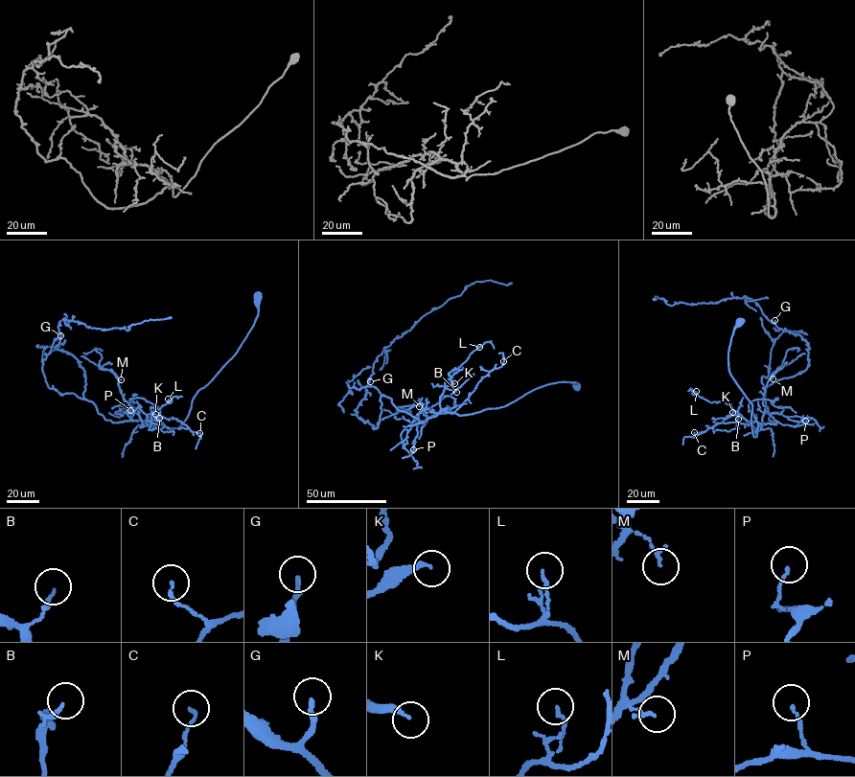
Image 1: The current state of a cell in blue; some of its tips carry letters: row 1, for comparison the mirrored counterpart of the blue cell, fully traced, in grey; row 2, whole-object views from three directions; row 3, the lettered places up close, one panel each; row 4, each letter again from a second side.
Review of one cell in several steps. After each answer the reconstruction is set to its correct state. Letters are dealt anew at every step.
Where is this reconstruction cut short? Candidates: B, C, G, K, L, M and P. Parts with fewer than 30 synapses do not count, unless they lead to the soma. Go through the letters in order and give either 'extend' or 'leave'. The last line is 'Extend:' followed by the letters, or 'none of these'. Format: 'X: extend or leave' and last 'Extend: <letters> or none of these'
B: leave
C: leave
G: leave
K: extend
L: leave
M: leave
P: leave
Extend: K

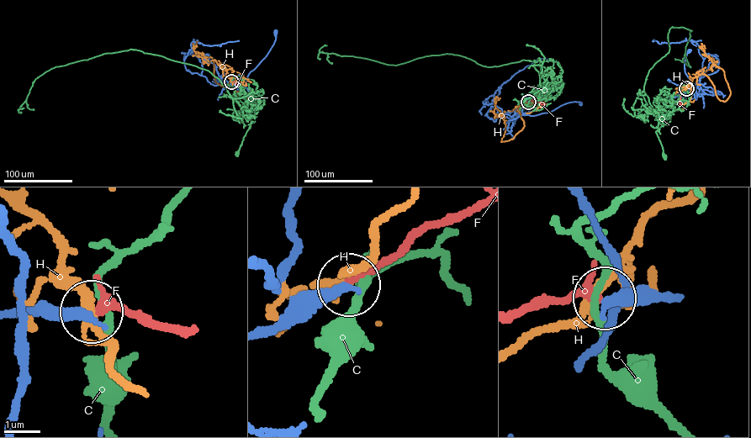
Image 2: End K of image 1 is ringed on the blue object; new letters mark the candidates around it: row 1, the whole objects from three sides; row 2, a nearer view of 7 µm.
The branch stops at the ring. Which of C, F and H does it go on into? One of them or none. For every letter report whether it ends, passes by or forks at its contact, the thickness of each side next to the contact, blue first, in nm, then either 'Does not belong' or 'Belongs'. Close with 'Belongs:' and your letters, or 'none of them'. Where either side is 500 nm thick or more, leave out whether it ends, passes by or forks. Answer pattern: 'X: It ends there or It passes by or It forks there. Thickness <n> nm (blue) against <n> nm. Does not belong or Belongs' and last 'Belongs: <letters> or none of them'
C: It passes by. Thickness 200 nm (blue) against 180 nm. Does not belong
F: It passes by. Thickness 340 nm (blue) against 190 nm. Belongs
H: It passes by. Thickness 320 nm (blue) against 280 nm. Does not belong
Belongs: F

